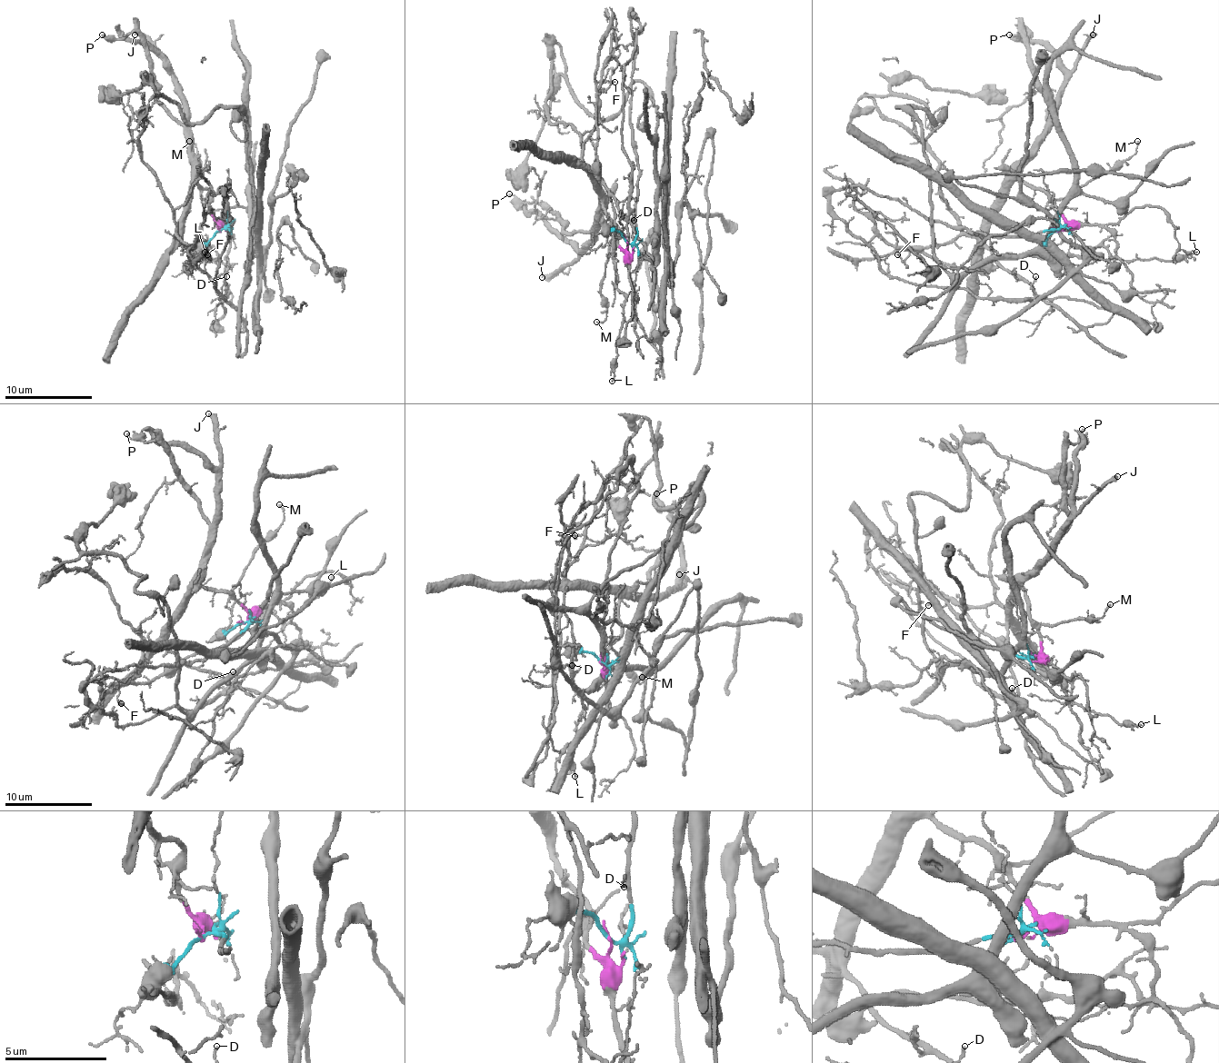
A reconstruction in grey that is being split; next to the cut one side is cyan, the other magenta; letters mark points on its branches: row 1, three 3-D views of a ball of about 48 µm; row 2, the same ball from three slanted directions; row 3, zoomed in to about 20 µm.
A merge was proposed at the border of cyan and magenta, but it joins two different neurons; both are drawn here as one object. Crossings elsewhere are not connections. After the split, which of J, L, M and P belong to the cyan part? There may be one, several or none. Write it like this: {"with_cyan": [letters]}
{"with_cyan": ["L"]}

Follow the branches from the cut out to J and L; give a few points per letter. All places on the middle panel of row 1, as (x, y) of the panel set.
J: (626, 242), (624, 250), (617, 243), (617, 231), (604, 204), (598, 213), (595, 234), (580, 254), (541, 276)
L: (626, 242), (617, 231), (609, 234), (615, 287), (624, 300), (624, 320), (615, 343), (617, 357), (611, 381)

